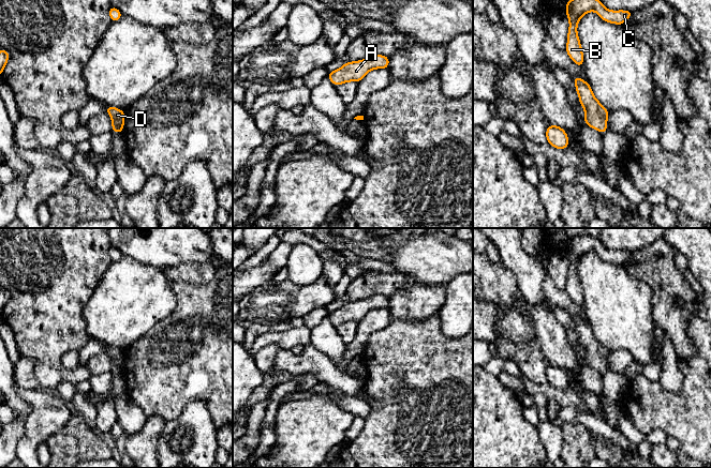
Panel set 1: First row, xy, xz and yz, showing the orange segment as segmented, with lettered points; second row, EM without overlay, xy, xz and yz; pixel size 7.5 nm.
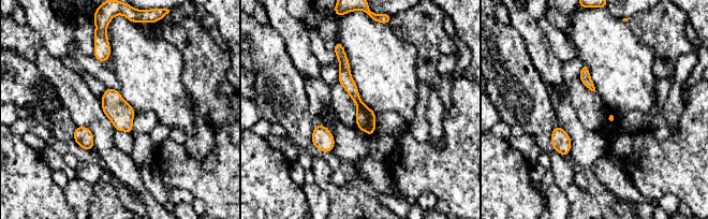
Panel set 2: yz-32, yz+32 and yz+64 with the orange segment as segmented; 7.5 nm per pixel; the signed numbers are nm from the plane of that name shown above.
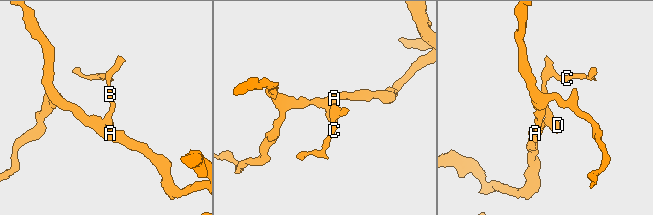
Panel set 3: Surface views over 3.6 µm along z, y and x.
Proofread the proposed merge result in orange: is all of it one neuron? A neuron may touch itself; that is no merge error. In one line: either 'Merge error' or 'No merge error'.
No merge error

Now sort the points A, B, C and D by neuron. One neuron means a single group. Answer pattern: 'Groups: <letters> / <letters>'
Groups: A B C D

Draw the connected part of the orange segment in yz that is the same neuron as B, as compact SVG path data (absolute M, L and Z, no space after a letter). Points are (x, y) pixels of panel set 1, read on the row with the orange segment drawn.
M568 0L565 13L569 19L569 29L565 51L579 67L583 67L583 55L577 34L577 25L579 19L591 11L595 11L604 21L616 25L623 25L634 13L634 11L624 10L609 11L602 4L601 0Z

